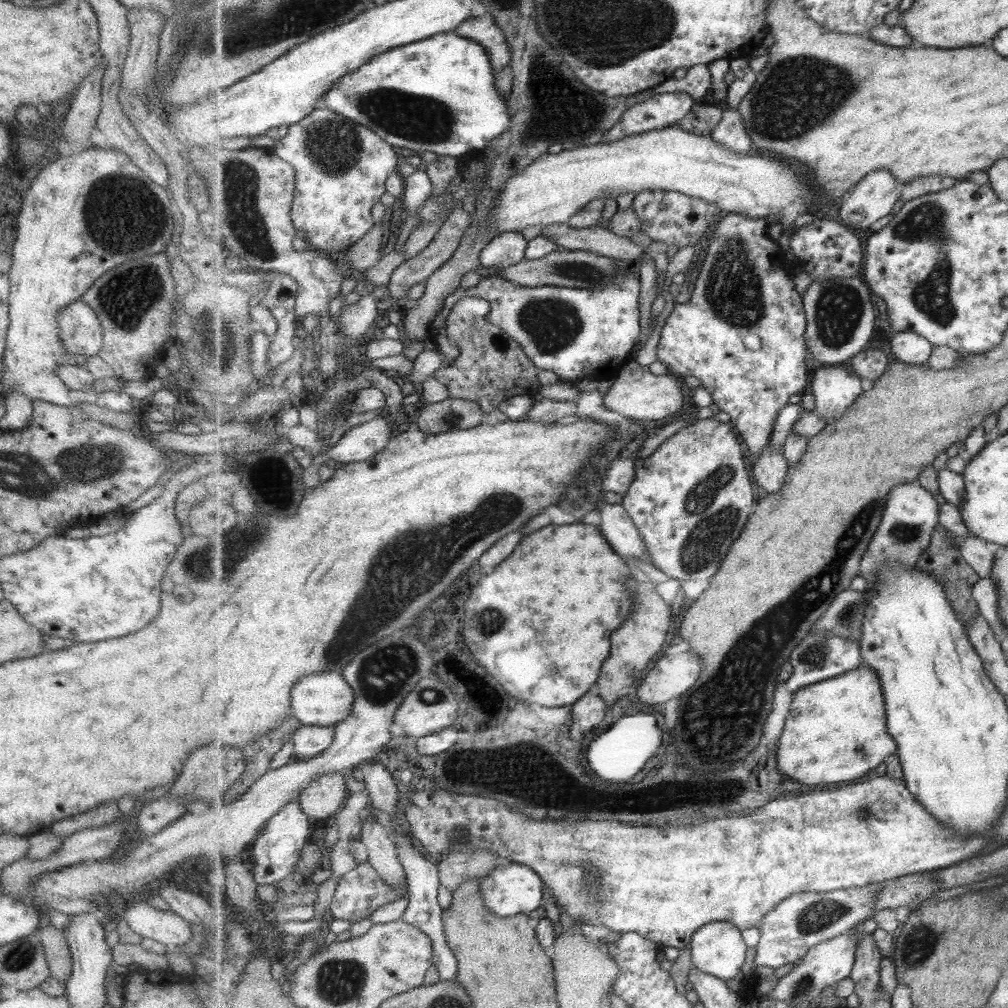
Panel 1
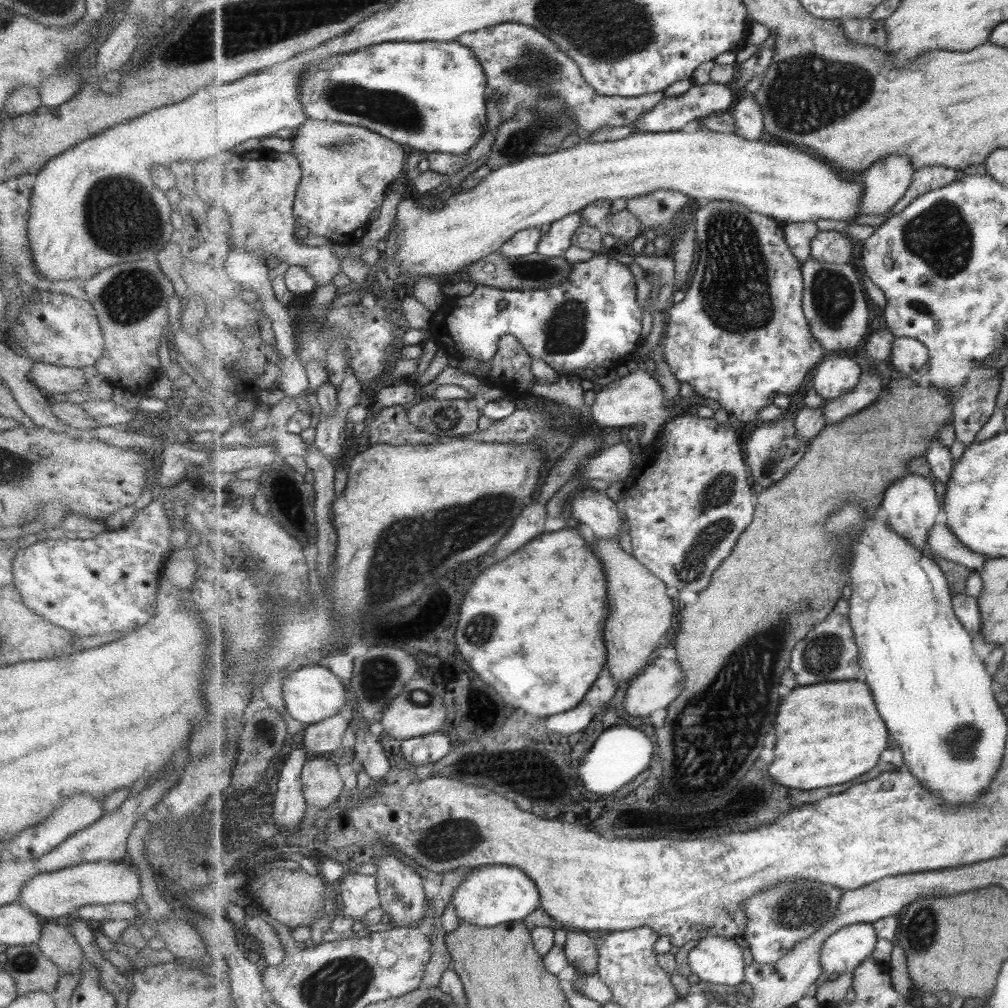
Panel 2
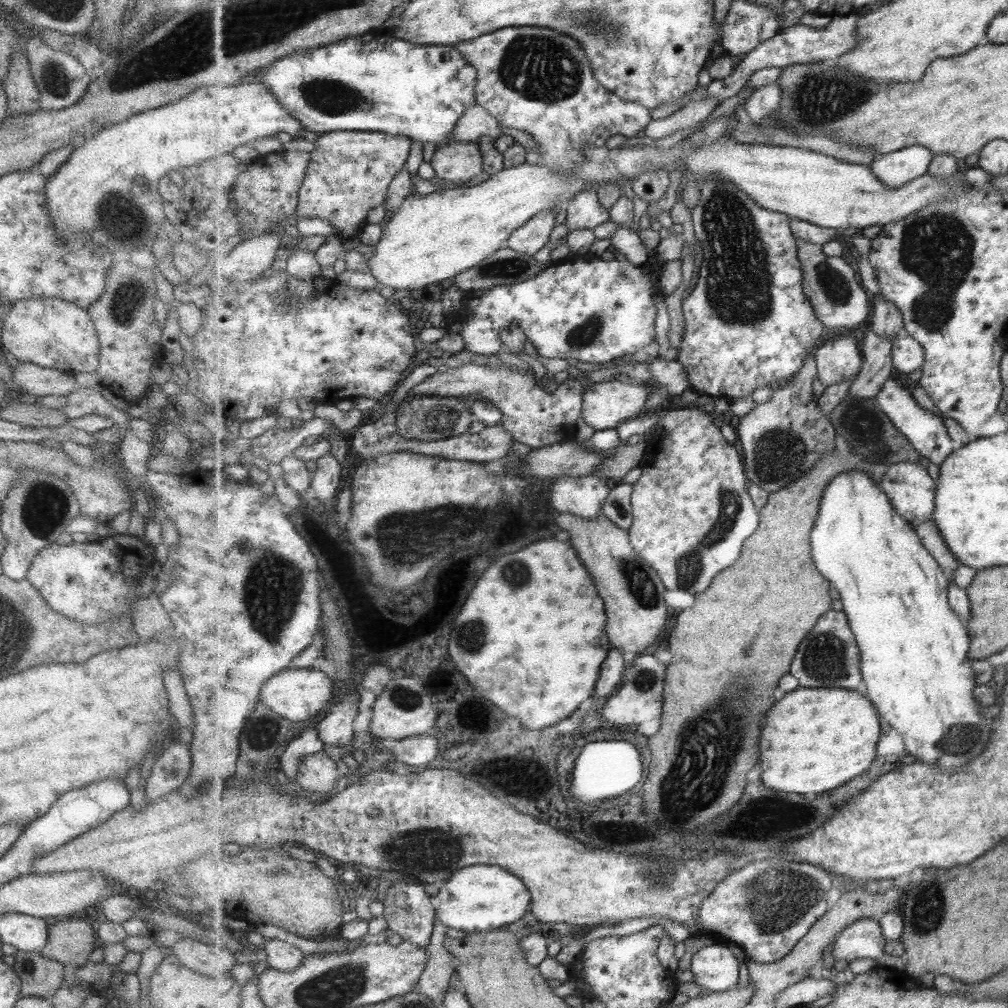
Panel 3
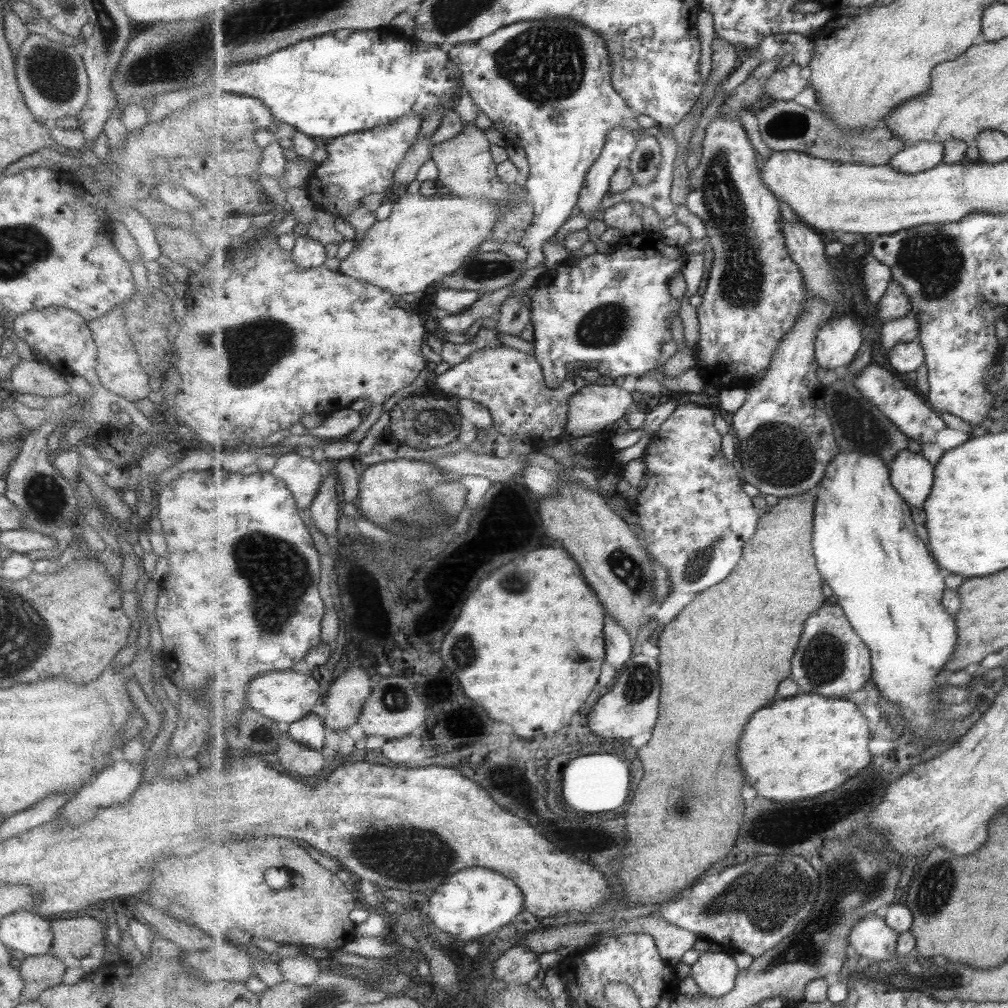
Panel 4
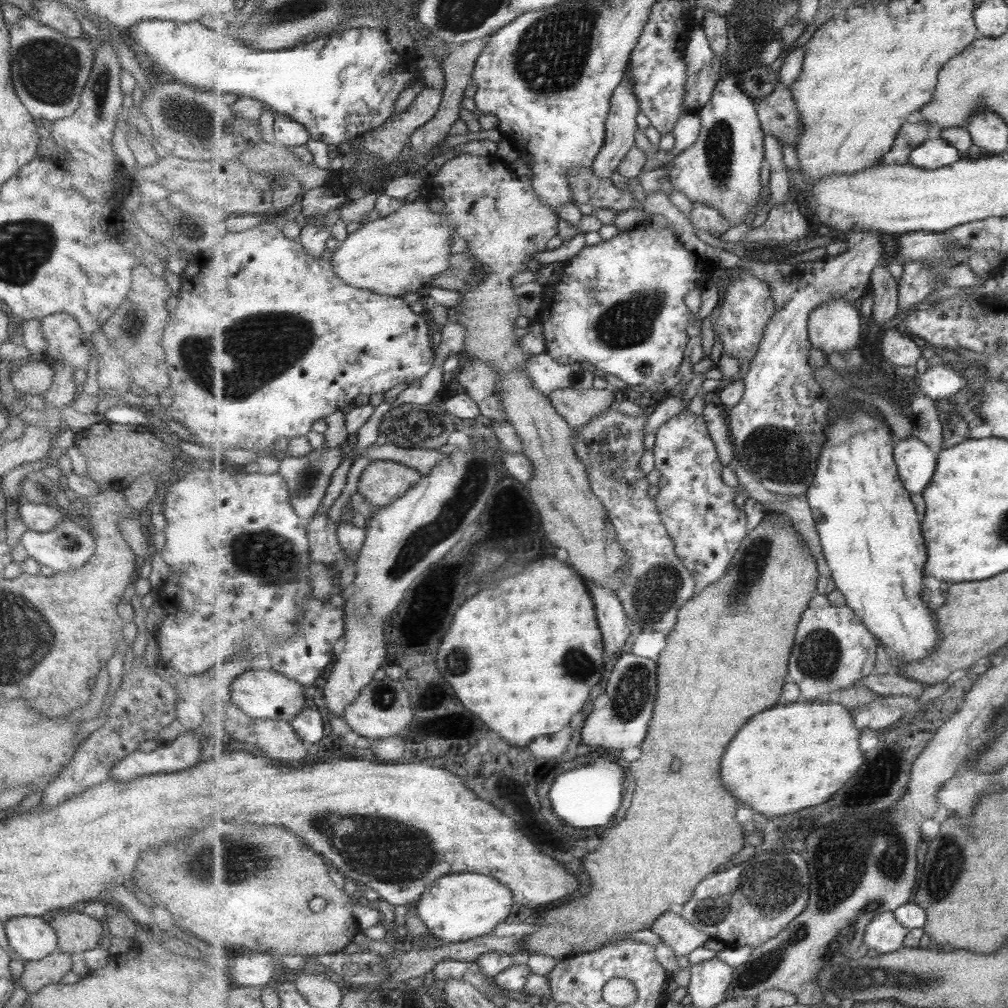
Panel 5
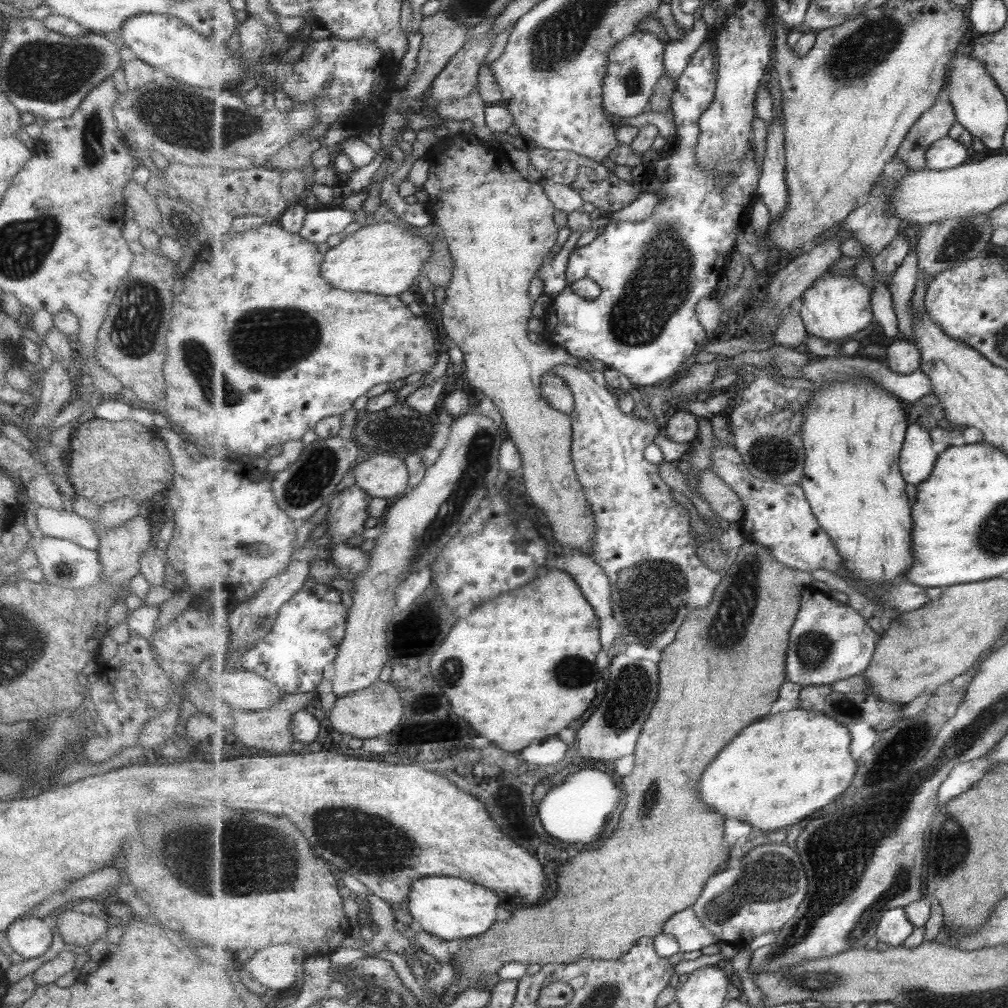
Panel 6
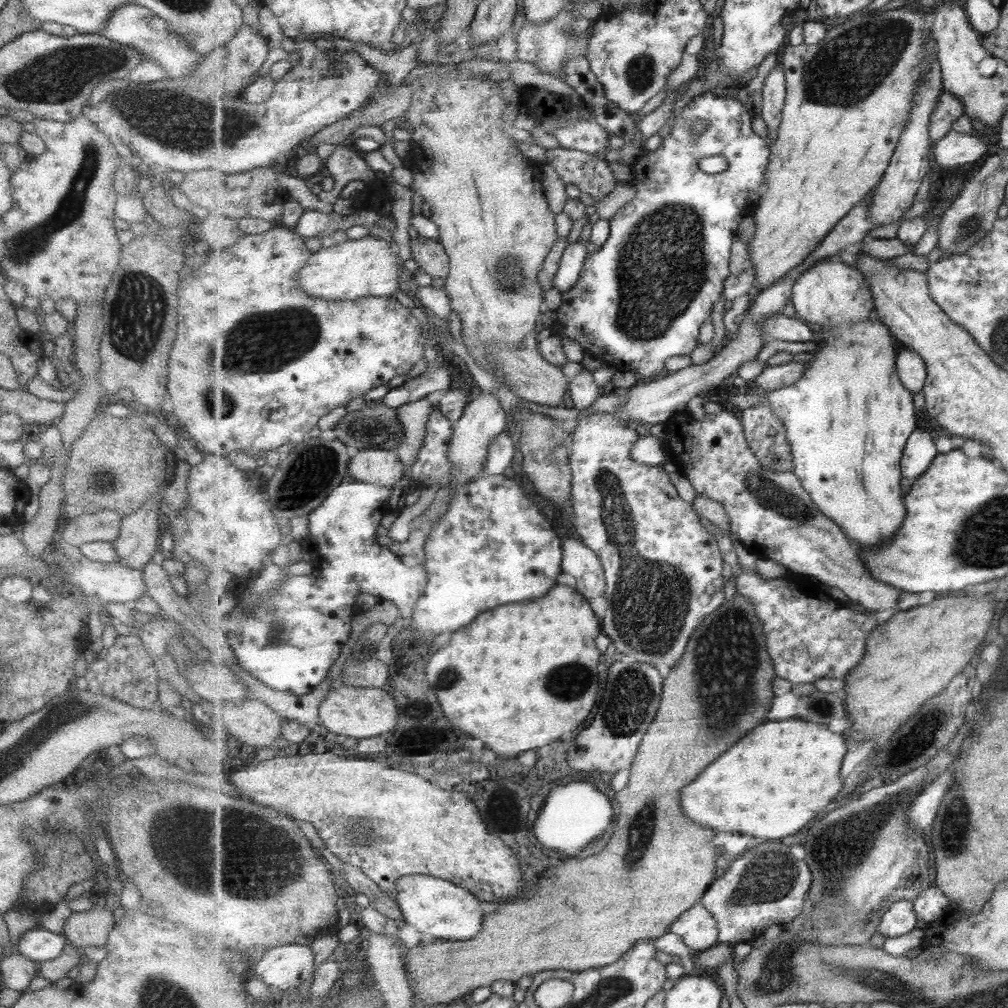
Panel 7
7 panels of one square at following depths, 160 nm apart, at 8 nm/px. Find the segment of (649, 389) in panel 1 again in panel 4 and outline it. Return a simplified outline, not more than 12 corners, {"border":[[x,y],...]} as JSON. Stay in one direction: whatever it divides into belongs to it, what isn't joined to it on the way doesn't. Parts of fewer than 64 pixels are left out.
{"border":[[593,382],[570,399],[567,440],[607,432],[636,395]]}

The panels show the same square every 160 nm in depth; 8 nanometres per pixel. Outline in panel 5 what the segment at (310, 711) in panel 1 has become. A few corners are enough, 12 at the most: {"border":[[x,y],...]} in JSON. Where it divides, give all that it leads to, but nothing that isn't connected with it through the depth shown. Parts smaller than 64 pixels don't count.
{"border":[[268,666],[238,676],[232,704],[254,720],[291,724],[305,687]]}

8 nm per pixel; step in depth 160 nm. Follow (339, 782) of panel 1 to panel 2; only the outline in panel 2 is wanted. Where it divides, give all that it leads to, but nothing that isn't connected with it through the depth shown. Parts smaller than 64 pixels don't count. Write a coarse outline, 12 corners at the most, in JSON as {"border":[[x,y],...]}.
{"border":[[306,762],[306,802],[327,811],[345,791],[337,765]]}

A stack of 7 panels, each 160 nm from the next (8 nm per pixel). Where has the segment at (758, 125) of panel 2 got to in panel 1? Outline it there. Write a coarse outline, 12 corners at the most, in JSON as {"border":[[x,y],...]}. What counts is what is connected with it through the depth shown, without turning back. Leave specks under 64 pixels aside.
{"border":[[724,108],[711,135],[725,148],[753,151],[739,108]]}

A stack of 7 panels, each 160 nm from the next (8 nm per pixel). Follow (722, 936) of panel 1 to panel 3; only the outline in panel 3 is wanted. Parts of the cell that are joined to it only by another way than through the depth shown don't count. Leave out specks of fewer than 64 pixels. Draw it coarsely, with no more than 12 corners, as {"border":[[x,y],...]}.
{"border":[[723,943],[703,947],[690,970],[714,992],[737,987],[741,962]]}

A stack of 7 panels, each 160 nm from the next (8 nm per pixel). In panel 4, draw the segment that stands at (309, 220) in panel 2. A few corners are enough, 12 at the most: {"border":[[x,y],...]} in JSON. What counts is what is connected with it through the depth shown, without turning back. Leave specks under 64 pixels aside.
{"border":[[422,116],[325,142],[307,196],[343,217],[390,195]]}

